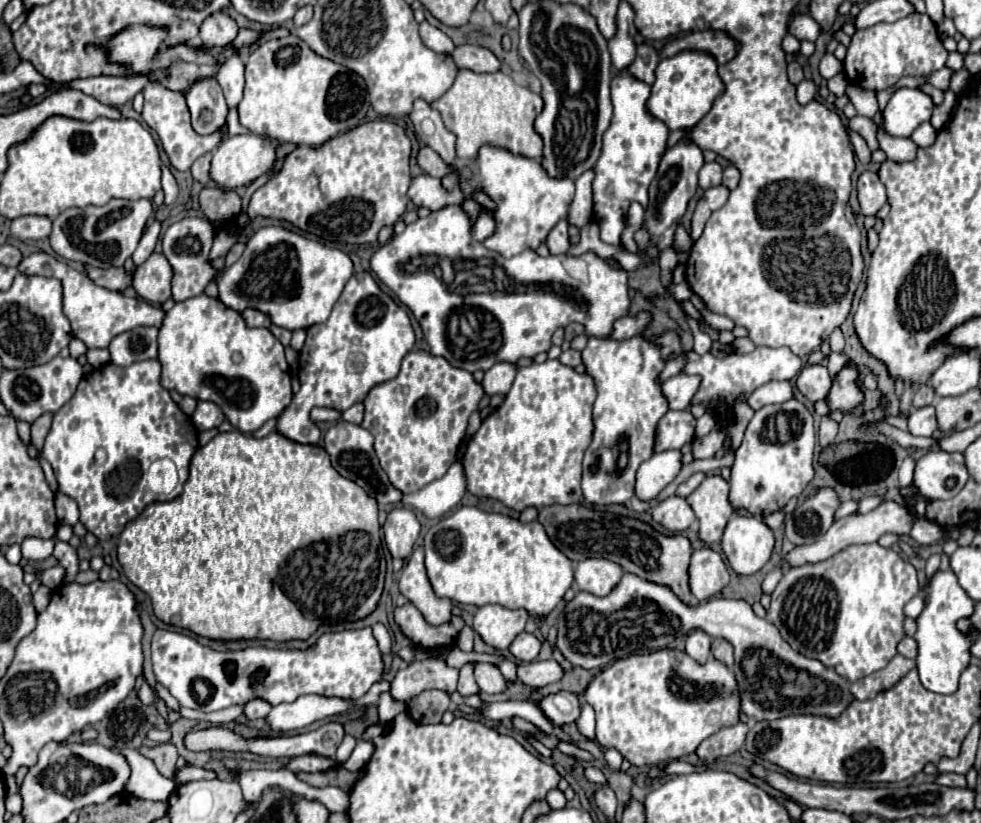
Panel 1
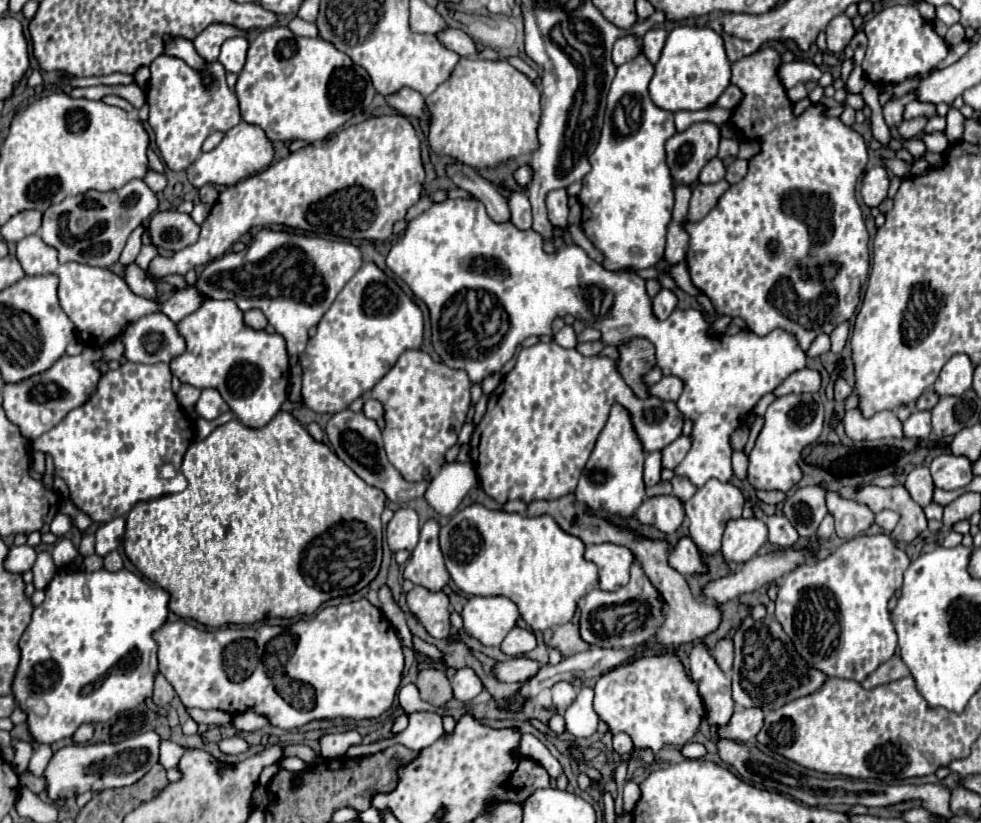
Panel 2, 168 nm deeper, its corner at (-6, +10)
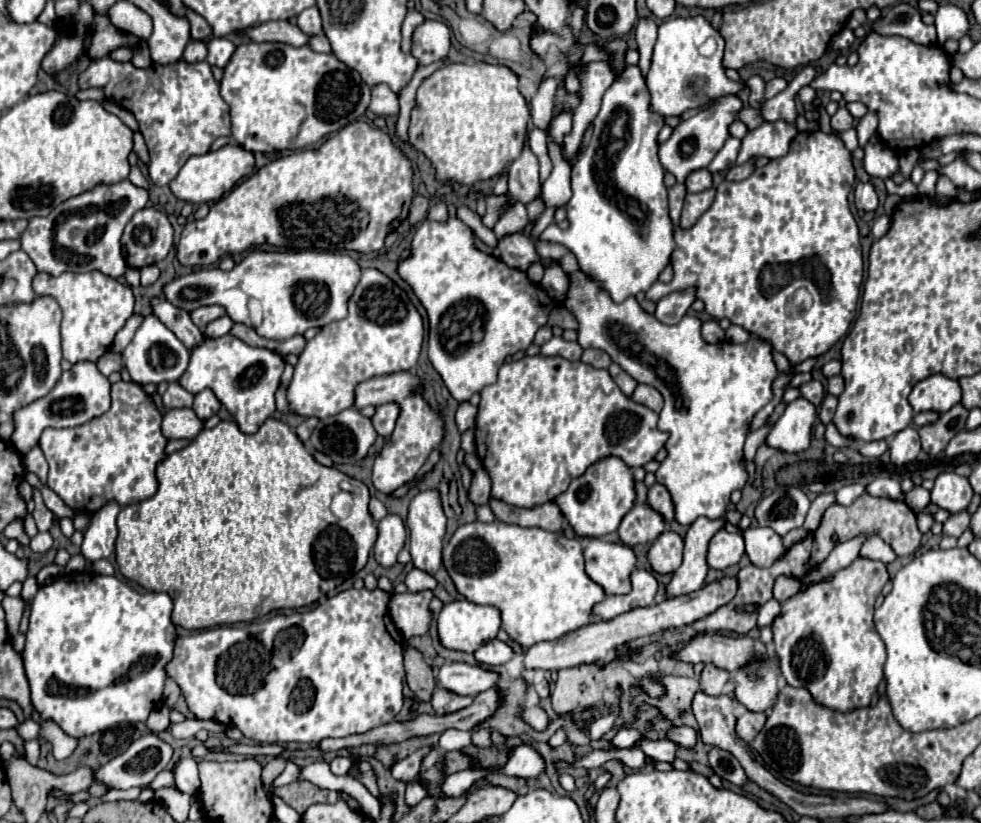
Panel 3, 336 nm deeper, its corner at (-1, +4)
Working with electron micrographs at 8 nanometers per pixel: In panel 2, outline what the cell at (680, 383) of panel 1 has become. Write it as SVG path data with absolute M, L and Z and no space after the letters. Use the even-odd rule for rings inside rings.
M663 377L659 383L649 387L649 395L659 397L663 401L677 401L683 393L683 381L677 377Z

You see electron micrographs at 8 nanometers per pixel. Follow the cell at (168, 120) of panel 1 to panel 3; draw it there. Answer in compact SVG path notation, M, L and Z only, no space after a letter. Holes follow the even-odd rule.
M102 57L90 61L86 71L80 73L78 83L82 89L102 87L110 101L134 113L150 153L150 179L156 185L168 185L190 157L204 155L214 139L230 135L230 109L226 101L222 101L220 85L206 61L176 61L174 65L134 69L132 63L118 65Z

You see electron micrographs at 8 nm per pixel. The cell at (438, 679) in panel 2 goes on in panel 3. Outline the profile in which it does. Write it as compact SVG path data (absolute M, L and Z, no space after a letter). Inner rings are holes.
M414 647L404 649L404 665L406 665L406 681L418 701L430 701L436 689L436 675L432 667L424 661L422 653Z

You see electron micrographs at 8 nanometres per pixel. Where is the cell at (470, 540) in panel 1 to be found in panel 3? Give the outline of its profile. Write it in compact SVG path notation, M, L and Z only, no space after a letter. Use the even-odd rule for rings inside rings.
M502 521L466 523L460 525L444 545L442 559L458 593L472 603L498 607L502 613L502 627L522 647L532 647L540 641L552 641L564 633L576 631L592 621L592 605L604 599L604 589L586 575L580 541L540 527L520 527Z

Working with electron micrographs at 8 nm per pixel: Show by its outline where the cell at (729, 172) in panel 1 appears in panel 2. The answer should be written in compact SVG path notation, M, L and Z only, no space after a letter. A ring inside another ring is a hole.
M735 159L735 161L727 167L725 181L729 181L729 183L739 183L739 181L745 177L747 169L749 169L749 161L745 161L745 159Z

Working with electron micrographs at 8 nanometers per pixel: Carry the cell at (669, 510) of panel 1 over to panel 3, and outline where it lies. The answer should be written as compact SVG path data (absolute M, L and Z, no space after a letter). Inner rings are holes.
M640 503L626 513L626 517L622 519L618 527L618 535L622 543L632 547L638 543L656 541L664 529L666 529L664 517L656 509L652 509L648 503Z

